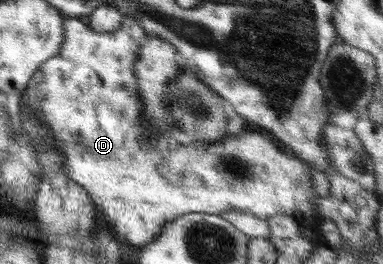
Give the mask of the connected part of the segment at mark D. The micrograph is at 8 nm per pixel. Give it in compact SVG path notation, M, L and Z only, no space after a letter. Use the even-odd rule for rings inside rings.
M64 16L64 30L65 30L65 43L59 50L57 56L45 60L44 64L40 67L40 70L27 82L25 90L23 90L22 96L18 99L17 108L23 105L25 107L31 107L35 117L43 119L45 123L45 129L51 131L52 136L56 139L59 151L63 153L63 170L73 181L77 182L77 185L81 185L93 202L100 220L104 220L107 224L111 225L115 229L115 233L119 236L123 236L125 240L128 240L135 246L145 246L149 242L153 242L161 230L165 228L165 224L173 222L175 218L183 216L183 214L189 214L193 212L209 213L209 214L223 214L223 212L229 212L229 210L237 210L237 212L249 212L249 214L255 214L261 218L266 219L267 216L277 216L277 214L285 214L289 218L298 224L305 224L309 222L311 229L319 229L323 224L324 216L319 214L317 206L313 203L313 196L317 196L317 192L311 185L311 165L305 163L302 159L297 157L294 153L289 153L286 147L271 135L265 132L251 132L247 130L247 127L241 131L239 136L227 136L223 142L217 142L217 144L209 144L205 146L204 142L183 143L179 137L171 135L160 135L159 137L147 137L143 132L143 117L145 117L145 106L141 110L141 100L137 100L137 81L134 78L132 67L133 61L137 58L137 51L141 40L144 36L147 36L145 30L141 24L134 20L131 16L124 16L124 22L121 24L119 30L113 33L99 33L91 30L89 26L83 24L77 17Z

